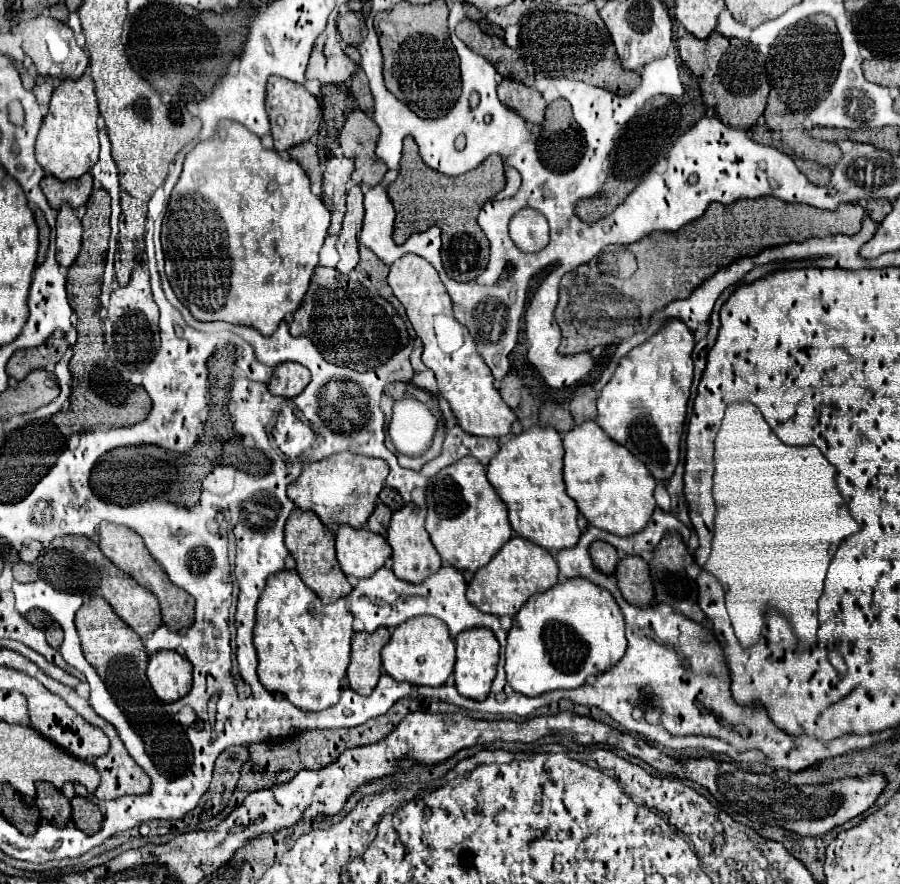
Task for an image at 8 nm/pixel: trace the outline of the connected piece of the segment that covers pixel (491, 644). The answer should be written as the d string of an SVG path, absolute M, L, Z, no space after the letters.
M473 628L469 632L461 632L461 636L455 638L457 644L457 664L455 664L455 688L461 696L471 700L485 700L489 696L491 684L497 674L497 662L499 662L499 644L493 632L487 628Z

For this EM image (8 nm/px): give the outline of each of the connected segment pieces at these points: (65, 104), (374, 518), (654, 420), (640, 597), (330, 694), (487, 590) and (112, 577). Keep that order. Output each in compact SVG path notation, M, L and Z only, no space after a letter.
M81 76L79 80L63 80L59 84L59 92L53 92L49 114L45 116L37 136L35 158L41 168L53 174L57 180L75 180L87 174L99 158L97 118L99 110L91 76Z
M379 502L377 508L375 508L375 512L371 514L371 518L369 518L369 522L367 522L367 528L369 528L371 532L375 532L375 534L385 536L385 534L387 534L387 528L389 528L391 514L393 514L391 508Z
M669 320L659 334L633 348L617 366L597 400L597 424L611 440L635 454L659 482L667 482L679 462L679 442L693 382L693 334L679 320Z
M627 556L619 562L615 572L621 594L629 604L637 608L649 608L655 604L653 580L649 574L649 564L641 556Z
M283 570L269 578L259 602L253 644L259 656L259 682L273 694L285 696L299 710L325 710L335 706L341 694L341 680L351 658L353 616L345 600L321 604L297 572Z
M515 536L493 556L487 566L475 572L467 588L467 600L481 612L513 618L533 594L553 588L557 584L557 574L557 562L551 554L541 550L537 544Z
M63 536L51 542L49 548L41 550L37 558L39 578L49 582L55 590L69 594L87 594L105 598L113 610L139 634L147 636L161 626L161 610L159 600L145 588L141 588L129 574L119 570L107 556L99 550L99 546L85 536Z

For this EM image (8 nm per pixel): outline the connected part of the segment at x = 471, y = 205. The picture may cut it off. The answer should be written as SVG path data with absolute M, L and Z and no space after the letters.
M405 138L401 172L399 178L387 188L389 198L397 210L393 240L403 244L411 234L425 232L431 226L441 228L443 236L443 266L449 278L457 282L475 280L489 262L489 242L477 224L477 214L481 206L495 198L497 192L505 188L503 160L499 156L489 156L479 168L463 176L445 176L423 164L417 144L413 138Z

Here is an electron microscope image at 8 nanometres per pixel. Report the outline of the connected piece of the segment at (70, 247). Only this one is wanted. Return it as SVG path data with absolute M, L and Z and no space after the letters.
M63 206L57 214L57 262L65 268L69 268L75 262L75 242L77 242L77 254L81 250L81 222L75 216L75 210L69 206Z

